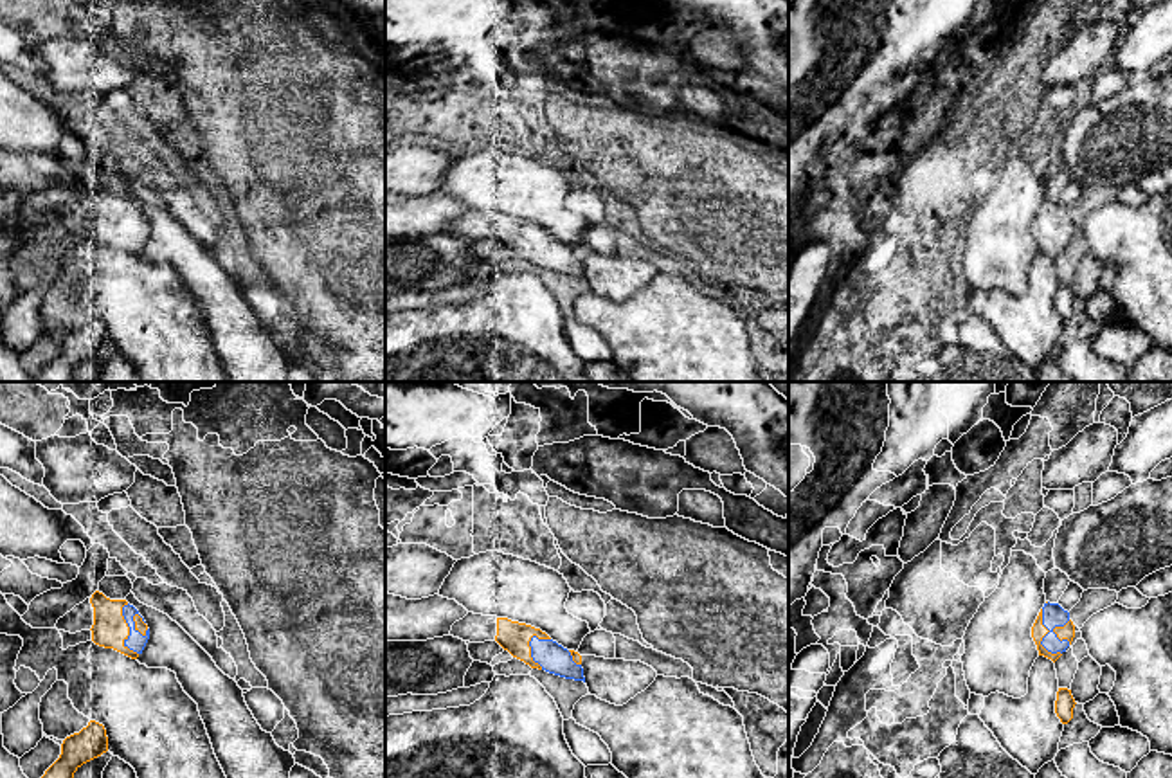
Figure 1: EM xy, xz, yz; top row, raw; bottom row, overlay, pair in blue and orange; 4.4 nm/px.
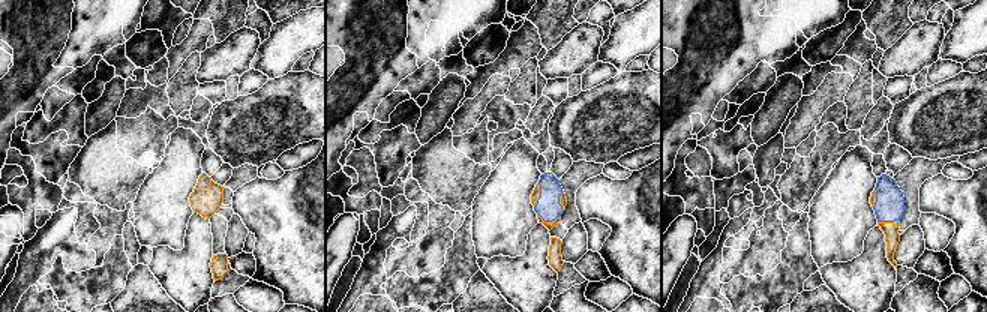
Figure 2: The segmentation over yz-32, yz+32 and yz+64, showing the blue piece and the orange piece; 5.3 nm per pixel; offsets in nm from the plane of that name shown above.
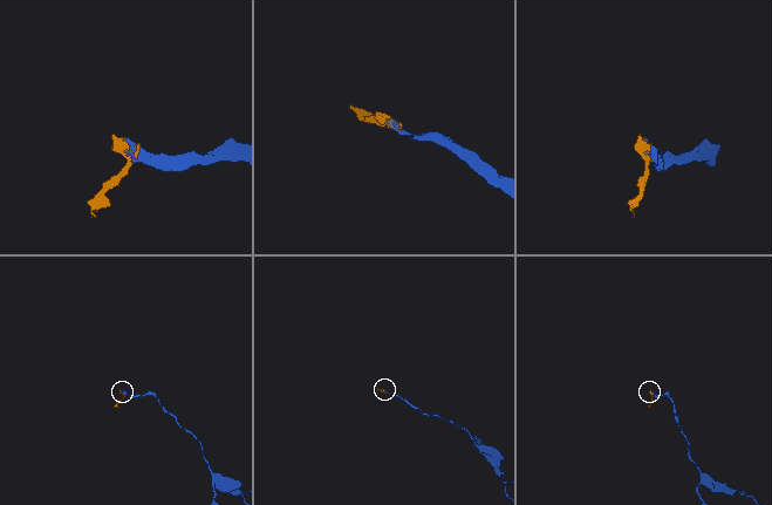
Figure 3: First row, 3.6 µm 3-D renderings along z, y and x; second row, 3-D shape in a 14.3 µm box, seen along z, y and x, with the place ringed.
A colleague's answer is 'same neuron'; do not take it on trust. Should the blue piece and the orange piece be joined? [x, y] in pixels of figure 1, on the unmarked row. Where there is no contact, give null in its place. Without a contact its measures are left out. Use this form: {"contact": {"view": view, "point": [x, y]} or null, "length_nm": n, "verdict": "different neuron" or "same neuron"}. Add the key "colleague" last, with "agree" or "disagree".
{"contact": {"view": "yz", "point": [1045, 233]}, "length_nm": 220, "verdict": "same neuron", "colleague": "agree"}

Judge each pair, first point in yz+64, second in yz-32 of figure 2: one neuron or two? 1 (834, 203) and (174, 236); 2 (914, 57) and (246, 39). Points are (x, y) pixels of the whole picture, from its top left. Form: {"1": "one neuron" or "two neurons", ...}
{"1": "one neuron", "2": "one neuron"}

